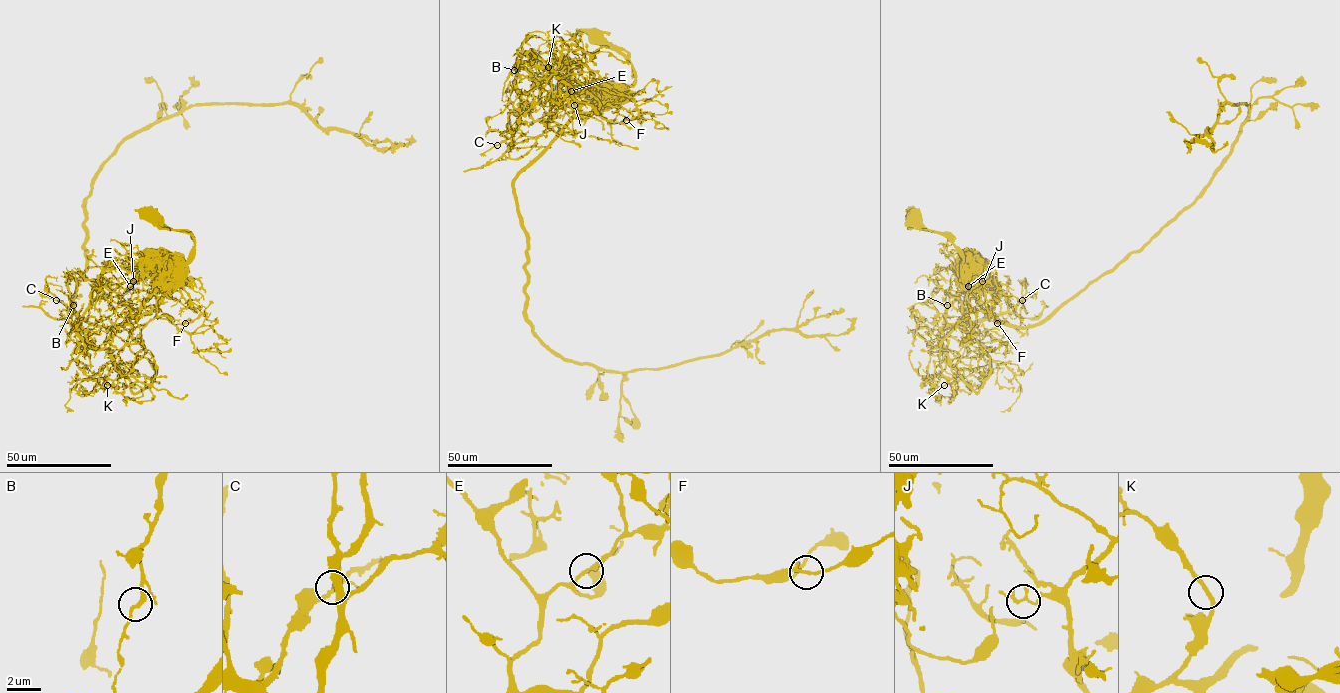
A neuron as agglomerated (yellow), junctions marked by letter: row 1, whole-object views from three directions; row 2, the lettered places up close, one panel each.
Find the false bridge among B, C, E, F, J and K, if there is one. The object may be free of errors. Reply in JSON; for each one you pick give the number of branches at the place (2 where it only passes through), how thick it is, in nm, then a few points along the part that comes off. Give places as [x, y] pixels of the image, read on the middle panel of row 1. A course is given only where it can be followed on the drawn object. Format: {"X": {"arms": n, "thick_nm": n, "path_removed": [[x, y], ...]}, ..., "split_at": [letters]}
{"E": {"arms": 2, "thick_nm": 190, "path_removed": [[571, 91], [551, 93], [544, 79], [535, 88], [526, 70], [517, 71], [519, 103], [533, 120], [620, 146]]}, "split_at": ["E"]}

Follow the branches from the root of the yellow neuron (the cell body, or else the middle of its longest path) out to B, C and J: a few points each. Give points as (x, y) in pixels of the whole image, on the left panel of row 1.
B: (156, 217), (192, 236), (189, 258), (109, 268), (94, 286), (72, 271), (73, 305)
C: (156, 217), (156, 223), (192, 236), (194, 247), (185, 262), (107, 269), (76, 326), (76, 315), (56, 300)
J: (156, 217), (192, 236), (189, 258), (107, 269), (75, 325), (95, 300), (121, 295), (133, 281)

